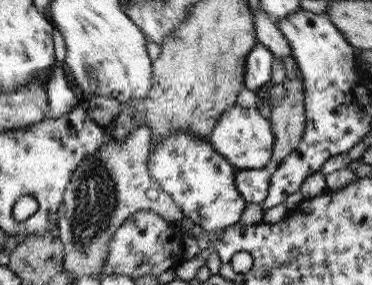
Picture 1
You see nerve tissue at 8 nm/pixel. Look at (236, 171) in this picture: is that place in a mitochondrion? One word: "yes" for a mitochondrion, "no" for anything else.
no

